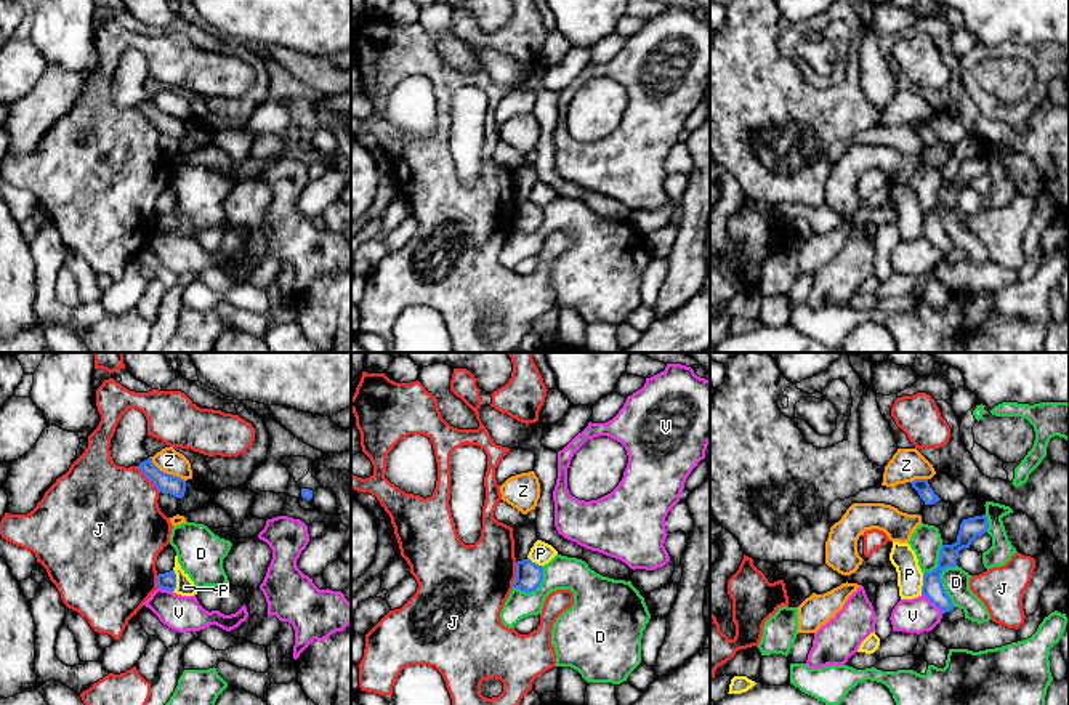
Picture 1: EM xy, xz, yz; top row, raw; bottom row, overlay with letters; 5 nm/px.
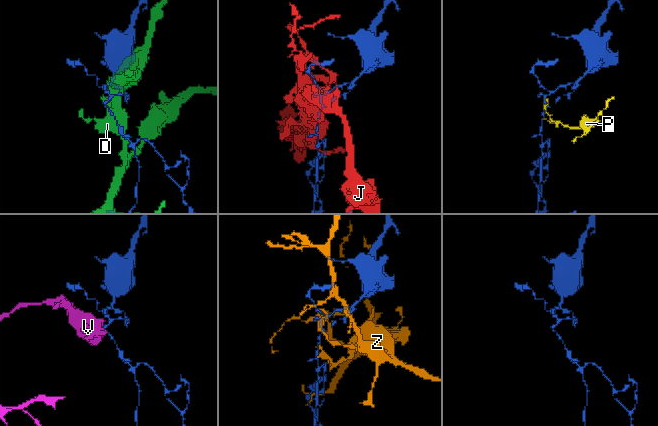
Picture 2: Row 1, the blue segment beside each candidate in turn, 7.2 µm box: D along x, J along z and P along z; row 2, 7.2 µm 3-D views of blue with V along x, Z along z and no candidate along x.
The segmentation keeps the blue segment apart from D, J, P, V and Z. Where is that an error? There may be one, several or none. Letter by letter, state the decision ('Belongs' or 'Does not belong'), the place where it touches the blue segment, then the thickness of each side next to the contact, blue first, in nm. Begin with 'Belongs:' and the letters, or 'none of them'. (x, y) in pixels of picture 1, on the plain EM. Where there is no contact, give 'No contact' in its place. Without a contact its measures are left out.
Belongs: none of them
D: Does not belong. Touches blue at yz (941, 223). Thickness 100 nm (blue) against 140 nm
J: Does not belong. Touches blue at xy (148, 119). Thickness 100 nm (blue) against 480 nm
P: Does not belong. Touches blue at xy (175, 221). Thickness 90 nm (blue) against 90 nm
V: Does not belong. Touches blue at yz (933, 244). Thickness 100 nm (blue) against 180 nm
Z: Does not belong. Touches blue at xy (165, 114). Thickness 100 nm (blue) against 120 nm

